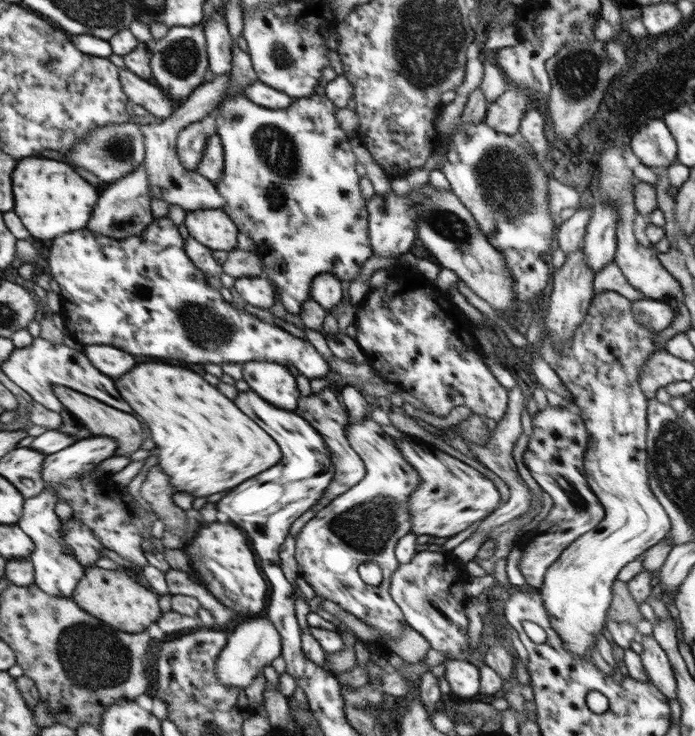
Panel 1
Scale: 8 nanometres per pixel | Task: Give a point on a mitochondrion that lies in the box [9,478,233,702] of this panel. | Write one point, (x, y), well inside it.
(81, 648)

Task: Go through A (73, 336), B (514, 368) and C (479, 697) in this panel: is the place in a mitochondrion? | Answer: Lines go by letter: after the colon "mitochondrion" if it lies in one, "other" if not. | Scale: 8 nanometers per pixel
A: other
B: other
C: other

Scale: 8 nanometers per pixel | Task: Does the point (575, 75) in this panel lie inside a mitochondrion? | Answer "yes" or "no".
yes

